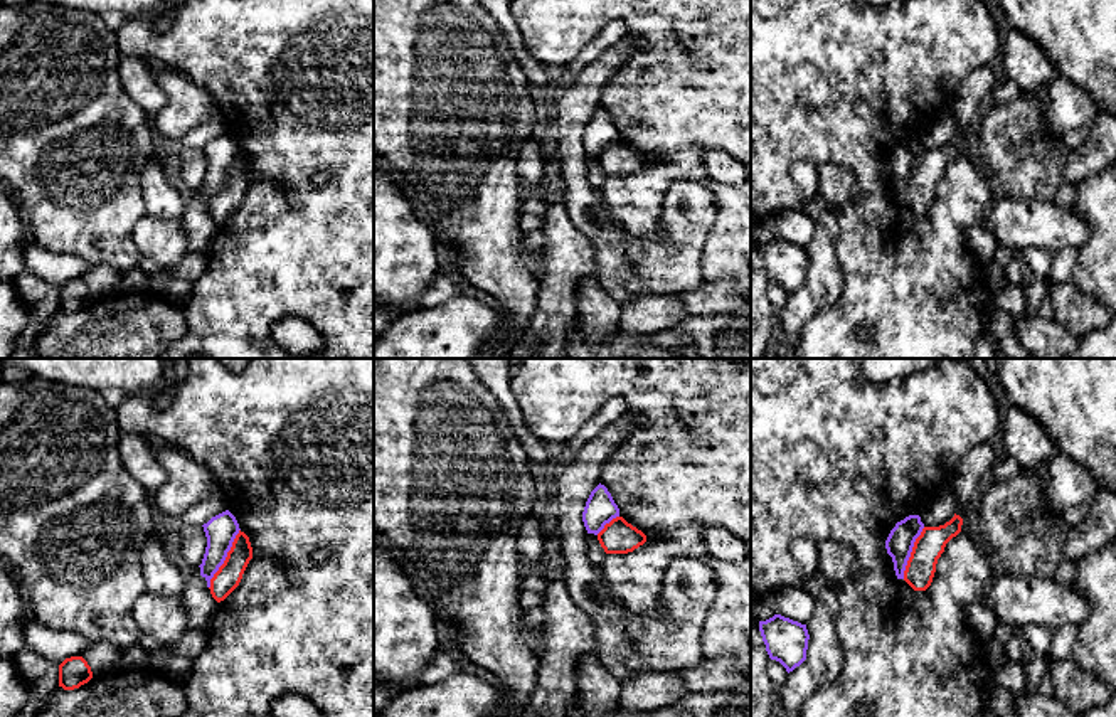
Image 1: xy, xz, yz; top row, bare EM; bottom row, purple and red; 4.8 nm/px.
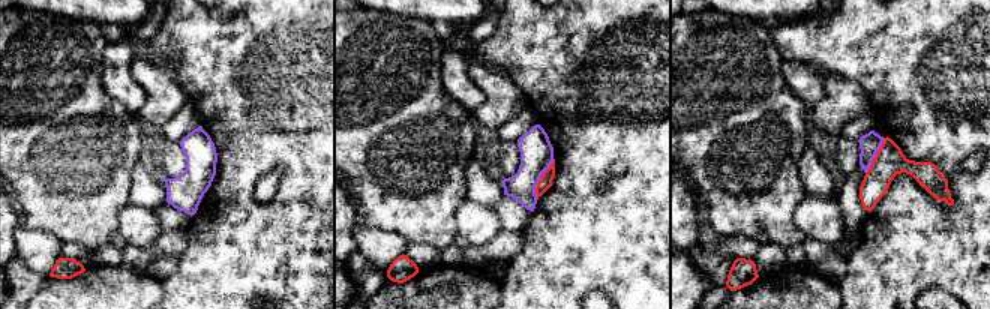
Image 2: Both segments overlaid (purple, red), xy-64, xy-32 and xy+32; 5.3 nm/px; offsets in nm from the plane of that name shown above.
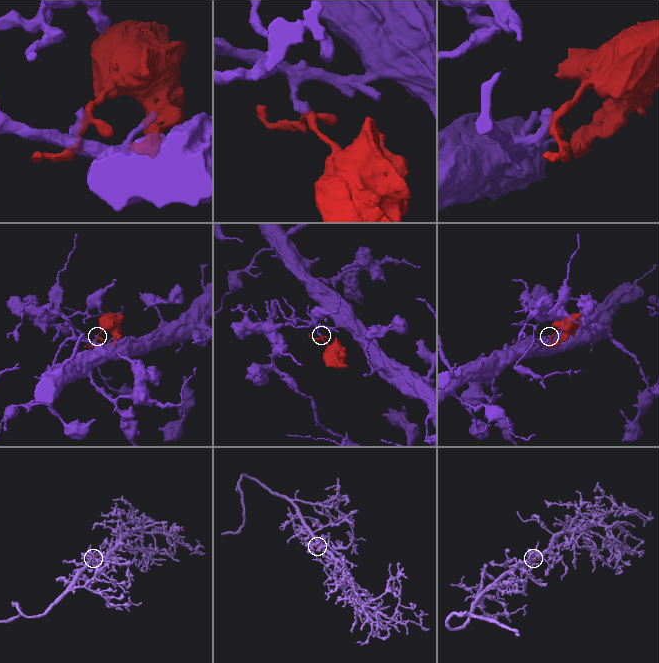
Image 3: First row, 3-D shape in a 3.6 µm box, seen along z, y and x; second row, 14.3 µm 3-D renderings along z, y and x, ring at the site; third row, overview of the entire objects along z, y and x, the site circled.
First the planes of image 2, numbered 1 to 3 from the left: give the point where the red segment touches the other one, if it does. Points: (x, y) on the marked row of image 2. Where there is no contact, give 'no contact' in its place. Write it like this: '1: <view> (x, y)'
1: no contact
2: xy-32 (539, 179)
3: xy+32 (875, 155)

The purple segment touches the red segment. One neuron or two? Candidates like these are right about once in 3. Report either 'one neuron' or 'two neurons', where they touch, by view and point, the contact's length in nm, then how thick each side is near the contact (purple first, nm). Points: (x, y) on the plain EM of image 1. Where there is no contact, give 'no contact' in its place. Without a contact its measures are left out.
two neurons; contact xy (224, 182); length 320 nm; calibres 150 and 120 nm

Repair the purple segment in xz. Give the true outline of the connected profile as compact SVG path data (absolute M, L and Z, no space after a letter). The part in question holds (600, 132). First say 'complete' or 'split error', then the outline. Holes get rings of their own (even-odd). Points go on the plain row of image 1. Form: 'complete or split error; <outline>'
complete; M598 108L584 130L582 145L587 157L598 158L606 146L619 140L619 131L604 108Z

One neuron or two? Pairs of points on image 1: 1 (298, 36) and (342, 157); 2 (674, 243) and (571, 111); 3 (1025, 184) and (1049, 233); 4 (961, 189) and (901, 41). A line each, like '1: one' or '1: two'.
1: one
2: one
3: two
4: one

